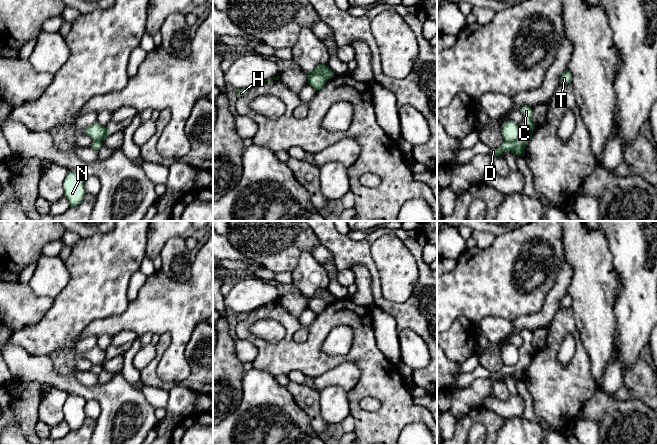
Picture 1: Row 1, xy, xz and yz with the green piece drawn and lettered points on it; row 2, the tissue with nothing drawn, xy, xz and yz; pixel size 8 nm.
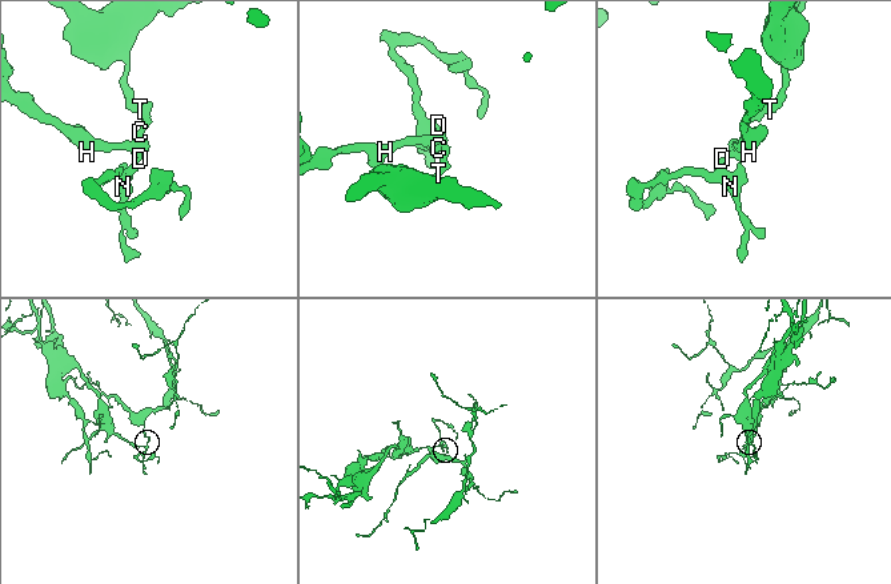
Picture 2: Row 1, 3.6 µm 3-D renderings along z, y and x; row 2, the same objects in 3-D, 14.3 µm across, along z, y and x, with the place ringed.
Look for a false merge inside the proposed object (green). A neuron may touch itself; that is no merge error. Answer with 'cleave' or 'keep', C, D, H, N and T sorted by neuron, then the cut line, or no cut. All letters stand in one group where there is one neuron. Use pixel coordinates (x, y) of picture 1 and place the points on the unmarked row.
cleave | C D N T / H | yz (519, 348), (518, 360), (512, 365), (504, 365)

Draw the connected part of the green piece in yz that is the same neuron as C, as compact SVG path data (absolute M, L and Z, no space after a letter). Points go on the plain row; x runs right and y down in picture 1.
M523 329L520 332L524 343L518 350L519 359L513 366L503 365L496 373L491 373L490 377L494 381L499 381L503 375L513 375L517 380L523 380L524 374L532 360L535 350L532 346L532 332Z

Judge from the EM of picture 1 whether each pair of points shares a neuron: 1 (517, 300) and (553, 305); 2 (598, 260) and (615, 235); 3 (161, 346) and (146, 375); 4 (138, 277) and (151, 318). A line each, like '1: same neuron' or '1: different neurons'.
1: different neurons
2: different neurons
3: same neuron
4: different neurons

